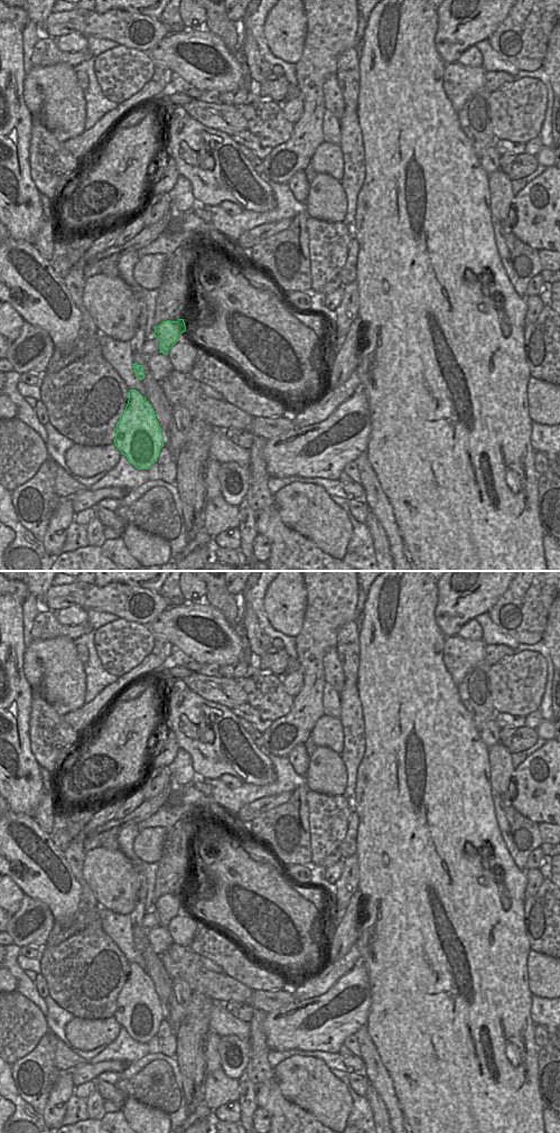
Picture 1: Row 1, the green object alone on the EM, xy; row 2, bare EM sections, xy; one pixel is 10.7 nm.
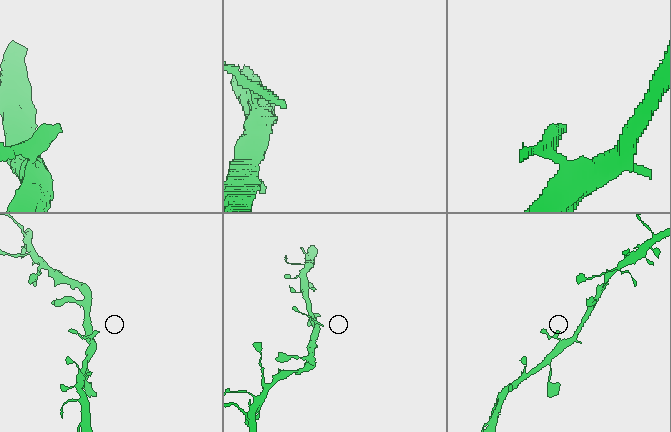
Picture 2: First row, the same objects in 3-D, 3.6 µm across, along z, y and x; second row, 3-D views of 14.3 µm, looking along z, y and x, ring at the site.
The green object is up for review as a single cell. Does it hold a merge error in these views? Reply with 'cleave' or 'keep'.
keep

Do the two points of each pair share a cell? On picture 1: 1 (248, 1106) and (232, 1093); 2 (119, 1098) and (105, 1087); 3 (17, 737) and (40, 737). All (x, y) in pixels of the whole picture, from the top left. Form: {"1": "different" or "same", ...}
{"1": "different", "2": "same", "3": "different"}

